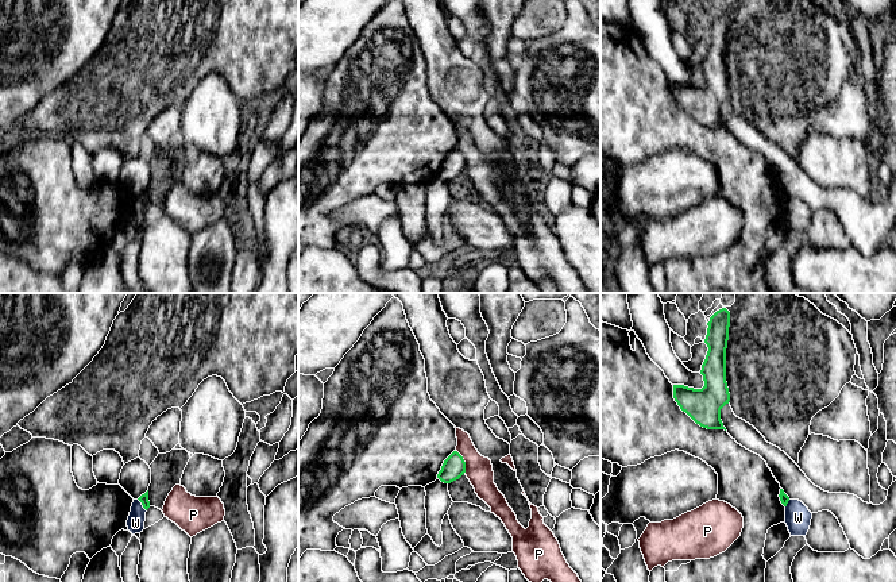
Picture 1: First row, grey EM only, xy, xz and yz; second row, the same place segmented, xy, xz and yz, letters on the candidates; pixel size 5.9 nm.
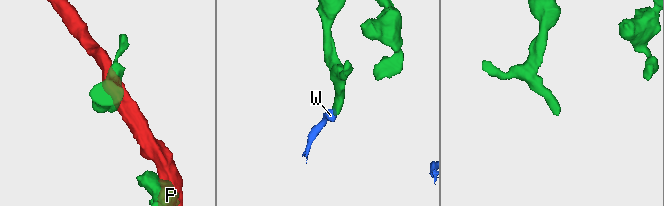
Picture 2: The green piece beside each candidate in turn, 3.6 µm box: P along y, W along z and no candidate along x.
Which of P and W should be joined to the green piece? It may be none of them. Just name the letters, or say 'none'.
none

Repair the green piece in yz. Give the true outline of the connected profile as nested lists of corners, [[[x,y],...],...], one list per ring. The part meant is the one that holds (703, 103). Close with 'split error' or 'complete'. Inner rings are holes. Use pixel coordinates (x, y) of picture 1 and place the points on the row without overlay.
[[[726,5],[717,8],[707,23],[704,41],[708,49],[700,68],[704,84],[694,86],[684,82],[673,82],[673,96],[680,107],[700,124],[726,128],[721,117],[721,107],[730,99],[726,80],[730,9]]]; complete

